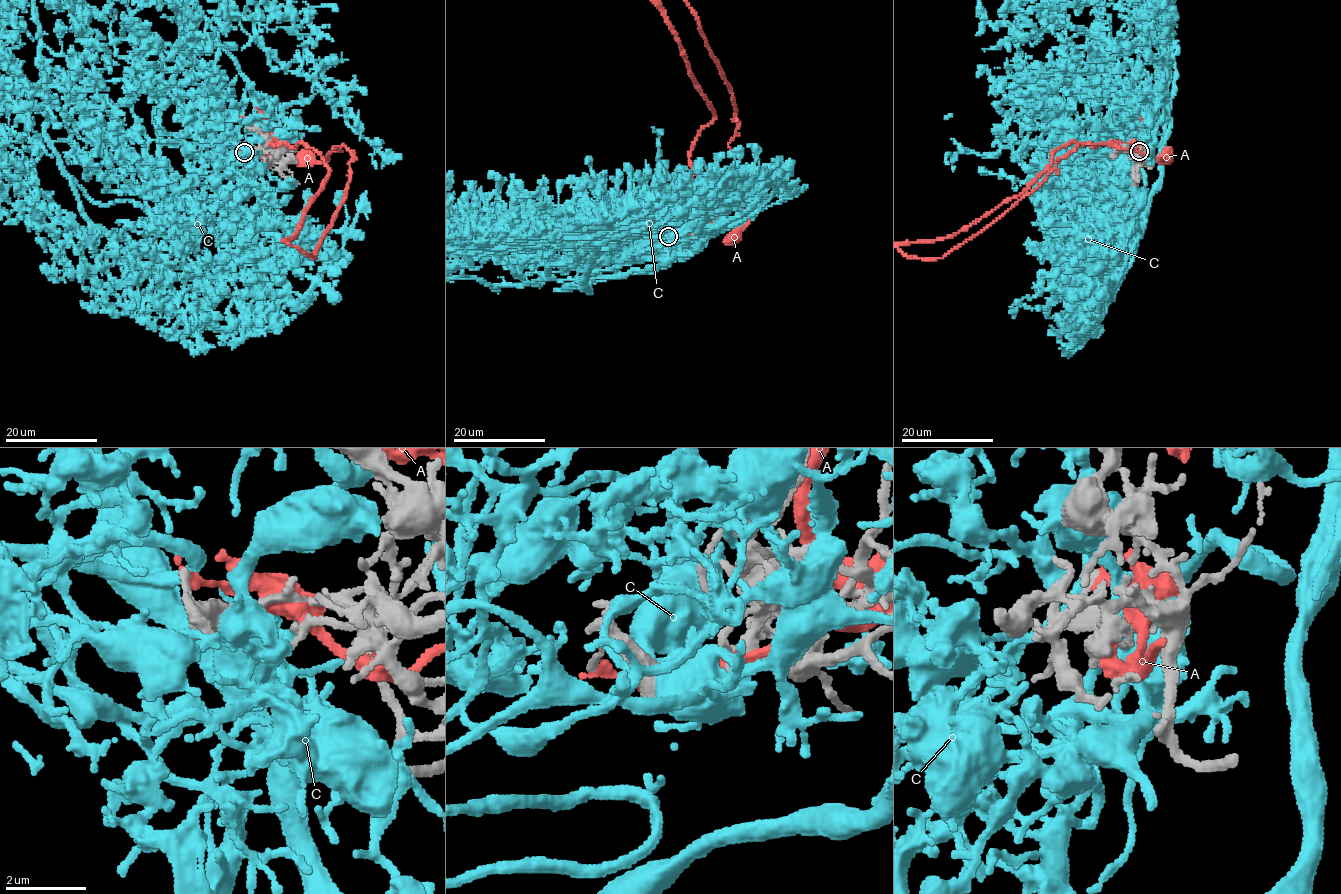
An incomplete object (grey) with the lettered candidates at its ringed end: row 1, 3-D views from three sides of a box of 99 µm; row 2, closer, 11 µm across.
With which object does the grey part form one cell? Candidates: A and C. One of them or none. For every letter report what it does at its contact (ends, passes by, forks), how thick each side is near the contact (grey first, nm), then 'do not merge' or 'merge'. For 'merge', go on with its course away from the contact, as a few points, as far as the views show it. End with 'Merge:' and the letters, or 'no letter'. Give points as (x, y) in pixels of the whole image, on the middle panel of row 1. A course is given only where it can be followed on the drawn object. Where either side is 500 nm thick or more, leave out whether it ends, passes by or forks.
A: it forks there; 220 nm thick on the grey side, 480 nm on the other; do not merge
C: 460 nm thick on the grey side, 550 nm on the other; merge
Merge: C

